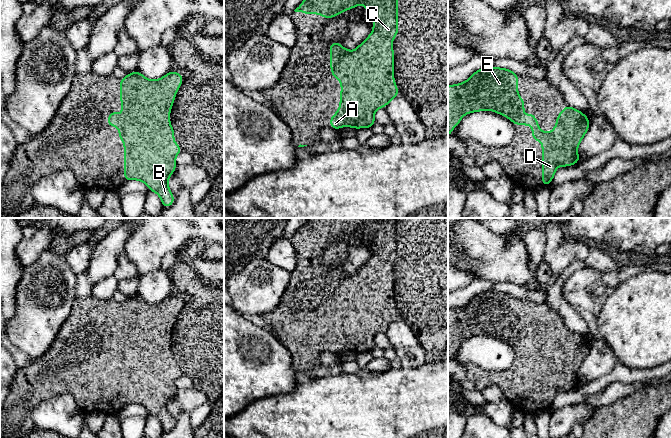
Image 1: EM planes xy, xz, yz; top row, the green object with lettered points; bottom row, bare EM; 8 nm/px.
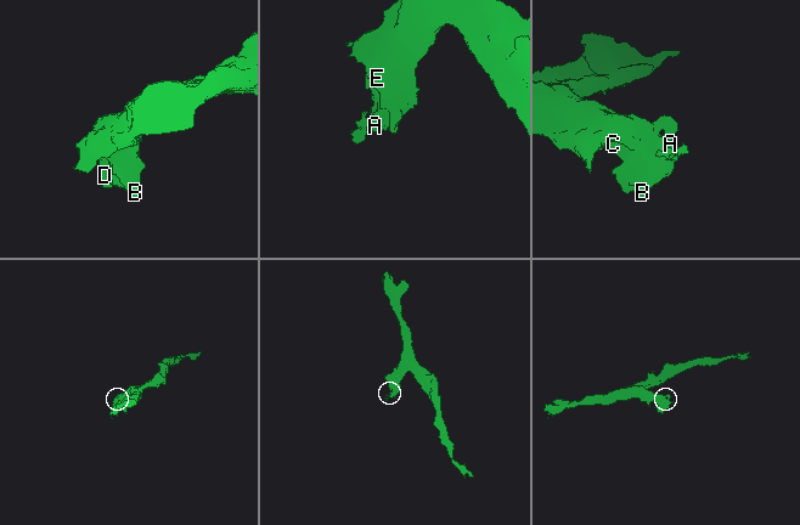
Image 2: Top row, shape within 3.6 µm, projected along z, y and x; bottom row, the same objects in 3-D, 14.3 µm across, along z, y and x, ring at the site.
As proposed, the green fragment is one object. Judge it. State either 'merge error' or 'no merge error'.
no merge error

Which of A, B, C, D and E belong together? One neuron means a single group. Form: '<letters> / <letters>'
A B C D E

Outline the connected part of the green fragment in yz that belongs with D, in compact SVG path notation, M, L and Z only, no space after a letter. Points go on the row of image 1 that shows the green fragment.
M486 66L475 71L468 80L448 86L448 136L467 113L490 110L510 119L514 125L531 125L532 138L542 142L542 184L549 186L558 166L571 166L580 161L577 149L589 129L589 118L579 110L564 106L557 115L555 129L544 132L539 129L535 113L524 115L524 98L518 96L518 75L512 70Z

